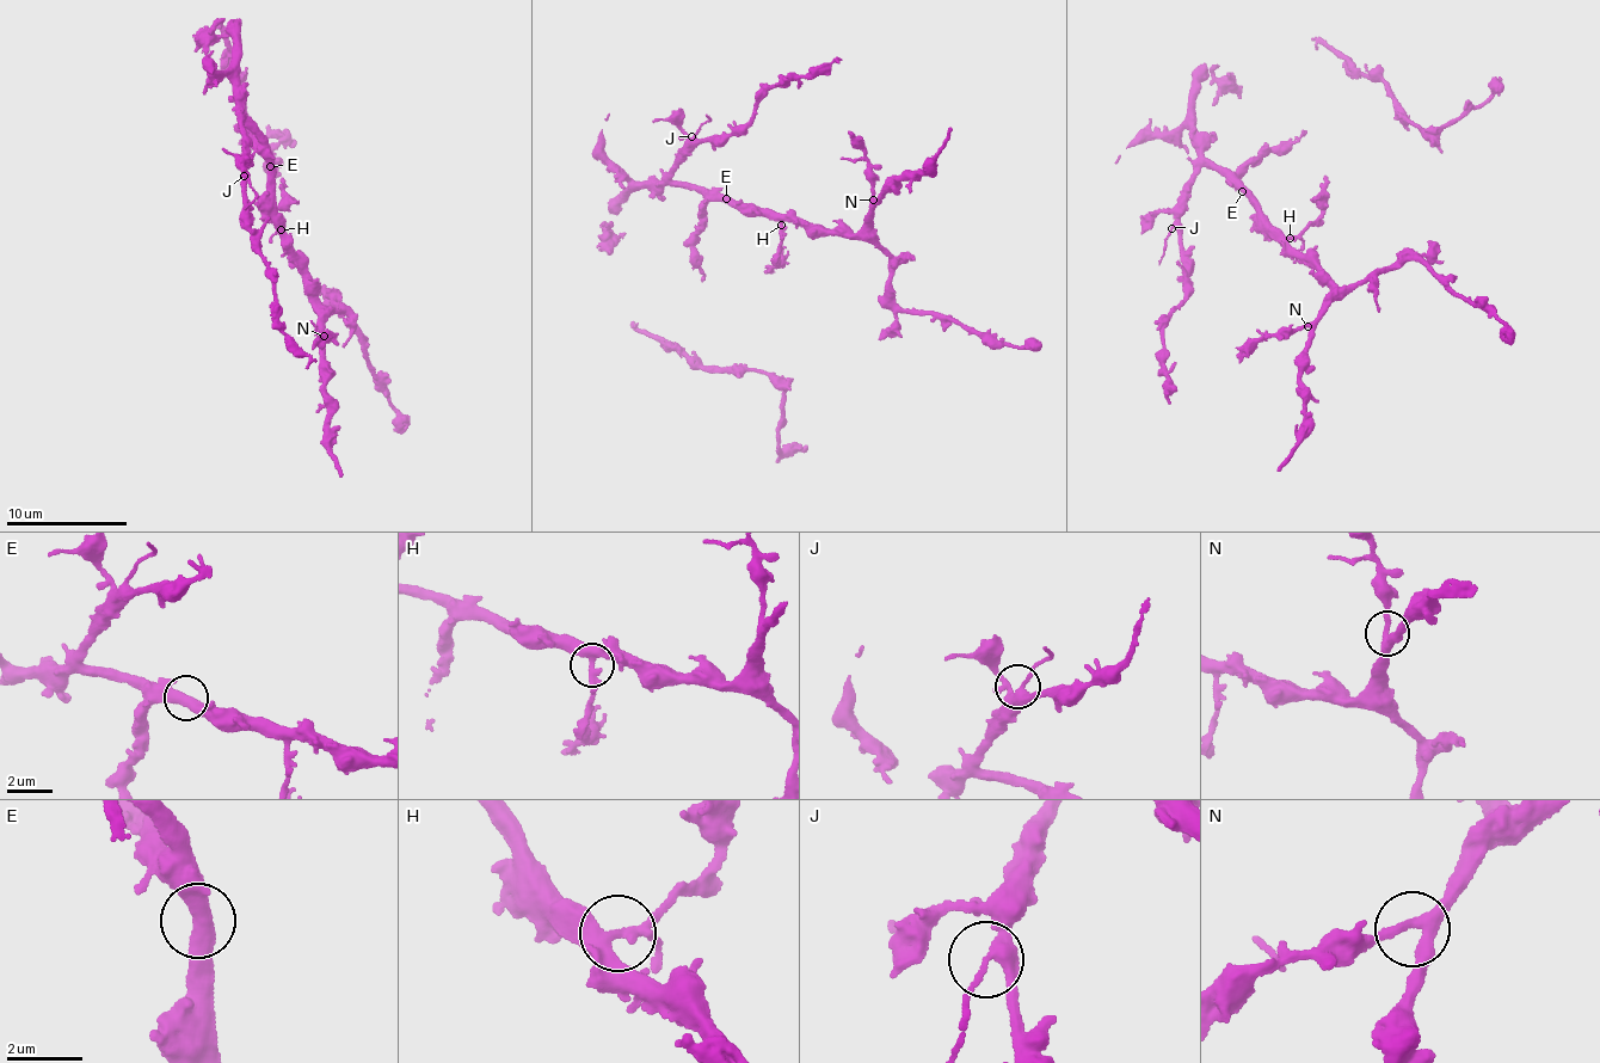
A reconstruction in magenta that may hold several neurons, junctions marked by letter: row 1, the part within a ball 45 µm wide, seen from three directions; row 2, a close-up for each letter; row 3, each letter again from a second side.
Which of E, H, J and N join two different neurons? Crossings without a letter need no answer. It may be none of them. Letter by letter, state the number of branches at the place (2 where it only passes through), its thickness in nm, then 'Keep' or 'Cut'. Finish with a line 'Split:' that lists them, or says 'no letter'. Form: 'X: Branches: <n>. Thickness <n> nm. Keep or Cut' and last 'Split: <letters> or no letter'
E: Branches: 2. Thickness 480 nm. Keep
H: Branches: 4. Thickness 360 nm. Keep
J: Branches: 3. Thickness 320 nm. Keep
N: Branches: 3. Thickness 300 nm. Keep
Split: no letter

